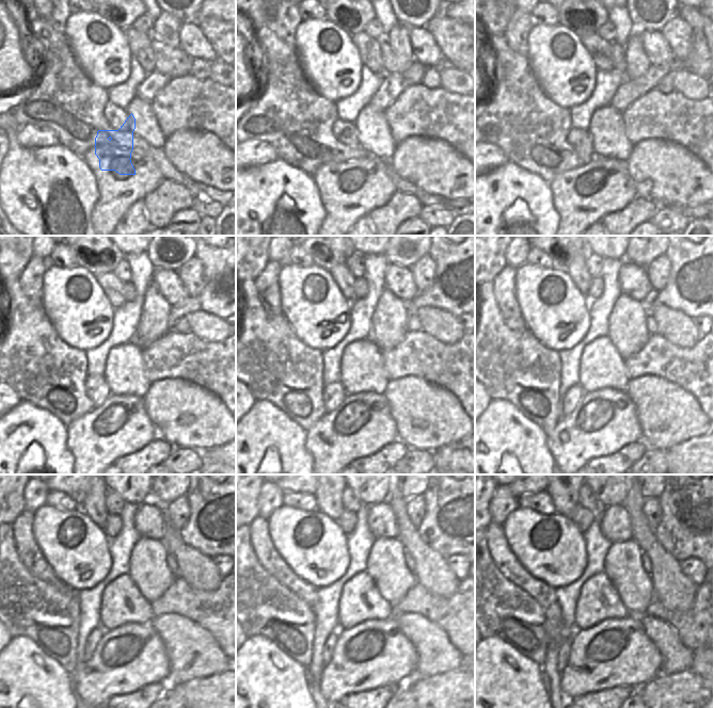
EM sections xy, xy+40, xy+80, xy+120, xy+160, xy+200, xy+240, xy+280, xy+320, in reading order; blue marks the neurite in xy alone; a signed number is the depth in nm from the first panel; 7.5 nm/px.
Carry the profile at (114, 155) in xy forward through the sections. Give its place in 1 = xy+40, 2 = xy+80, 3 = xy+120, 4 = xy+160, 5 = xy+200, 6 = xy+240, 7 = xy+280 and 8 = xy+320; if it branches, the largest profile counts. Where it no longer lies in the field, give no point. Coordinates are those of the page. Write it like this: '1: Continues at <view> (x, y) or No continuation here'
1: Continues at xy+40 (369, 131)
2: Continues at xy+80 (606, 128)
3: Continues at xy+120 (125, 373)
4: Continues at xy+160 (362, 370)
5: Continues at xy+200 (601, 366)
6: Continues at xy+240 (122, 602)
7: Continues at xy+280 (360, 600)
8: Continues at xy+320 (598, 600).

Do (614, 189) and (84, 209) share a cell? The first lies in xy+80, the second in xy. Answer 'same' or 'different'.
same

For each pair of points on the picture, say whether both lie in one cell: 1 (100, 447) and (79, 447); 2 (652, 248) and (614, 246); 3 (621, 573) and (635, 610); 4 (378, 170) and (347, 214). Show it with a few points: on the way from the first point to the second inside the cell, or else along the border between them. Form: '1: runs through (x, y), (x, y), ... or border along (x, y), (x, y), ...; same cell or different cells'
1: runs through (95, 447), (84, 447); same cell
2: border along (627, 246), (623, 259); different cells
3: runs through (631, 582), (635, 588), (635, 600); same cell
4: runs through (367, 180), (347, 200), (347, 204); same cell

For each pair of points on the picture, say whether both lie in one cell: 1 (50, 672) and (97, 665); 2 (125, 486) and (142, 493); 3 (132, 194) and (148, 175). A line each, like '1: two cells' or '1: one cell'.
1: two cells
2: one cell
3: two cells

